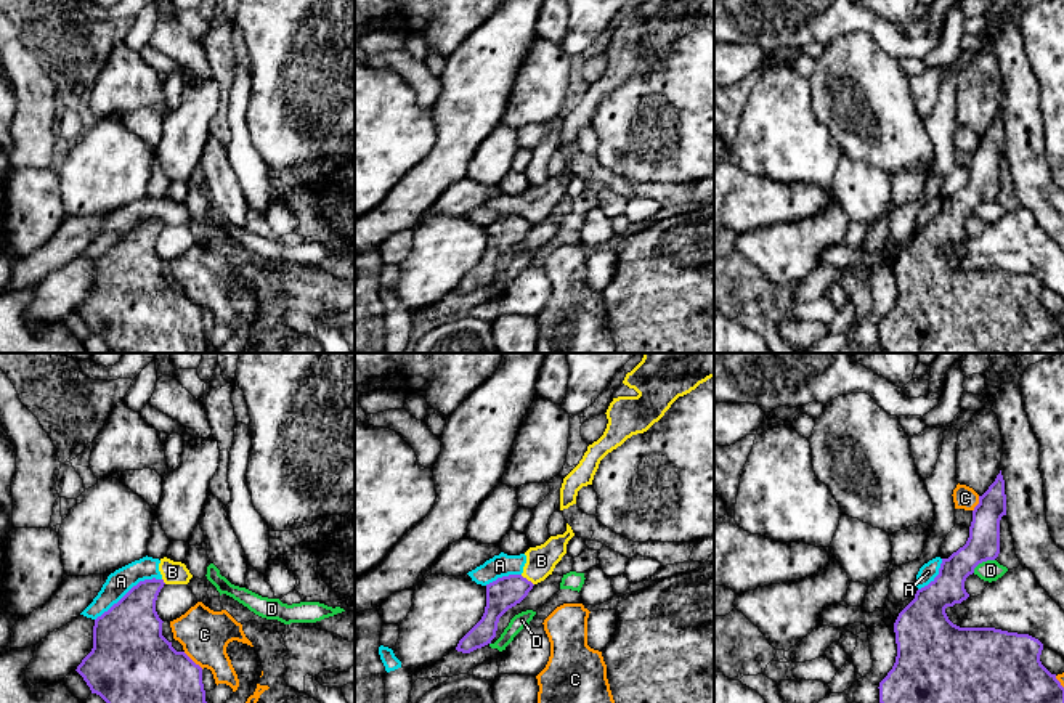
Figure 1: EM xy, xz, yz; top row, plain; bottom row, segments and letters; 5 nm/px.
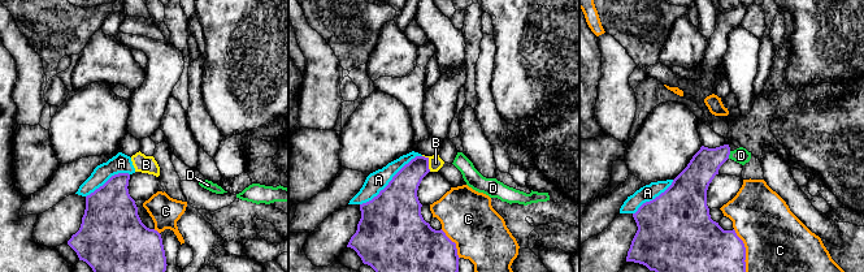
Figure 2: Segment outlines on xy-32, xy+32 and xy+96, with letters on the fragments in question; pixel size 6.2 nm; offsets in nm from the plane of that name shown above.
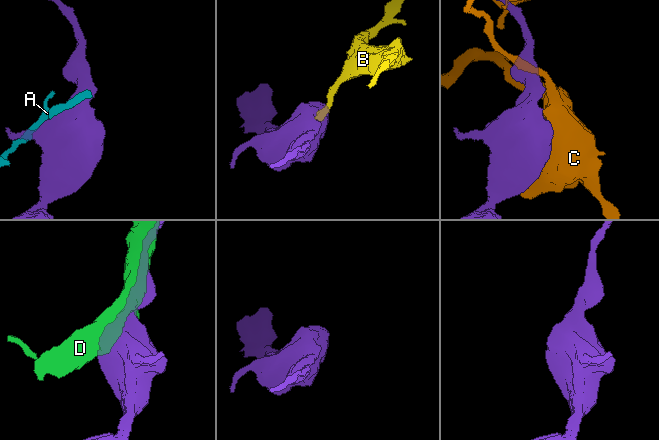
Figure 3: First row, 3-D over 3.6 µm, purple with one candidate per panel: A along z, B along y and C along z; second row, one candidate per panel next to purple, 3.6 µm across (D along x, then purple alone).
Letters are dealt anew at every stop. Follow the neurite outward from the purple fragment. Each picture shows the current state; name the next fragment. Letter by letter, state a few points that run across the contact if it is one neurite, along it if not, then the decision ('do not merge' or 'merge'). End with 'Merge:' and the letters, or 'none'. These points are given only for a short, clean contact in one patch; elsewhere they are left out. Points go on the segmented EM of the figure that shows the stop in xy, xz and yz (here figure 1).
A: do not merge
B: line xz (520, 575), (533, 585); do not merge
C: do not merge
D: do not merge
Merge: none

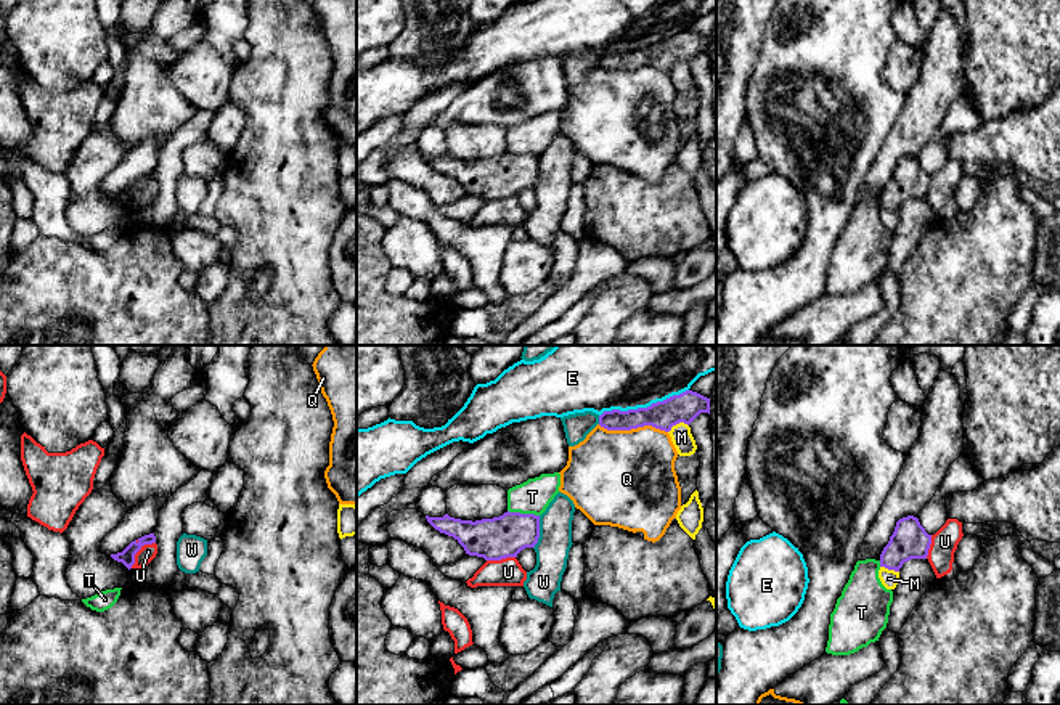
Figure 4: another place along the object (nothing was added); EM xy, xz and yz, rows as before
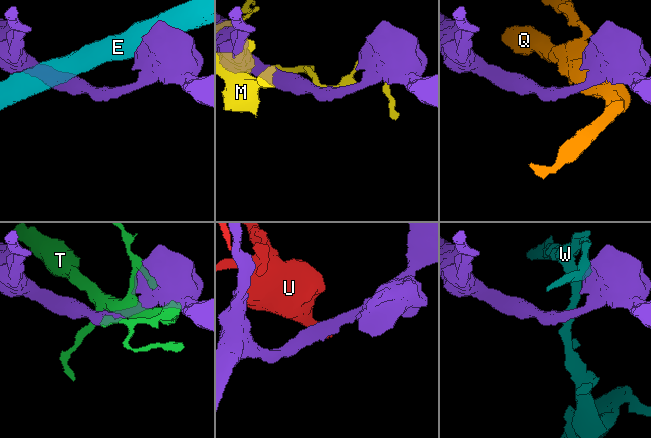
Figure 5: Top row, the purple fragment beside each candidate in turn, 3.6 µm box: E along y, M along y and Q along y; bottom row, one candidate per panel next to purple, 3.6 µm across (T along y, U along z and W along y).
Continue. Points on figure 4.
E: do not merge
M: do not merge
Q: do not merge
T: do not merge
U: line xy (154, 541), (146, 543), (134, 556), (130, 567); do not merge
W: do not merge
Merge: none

